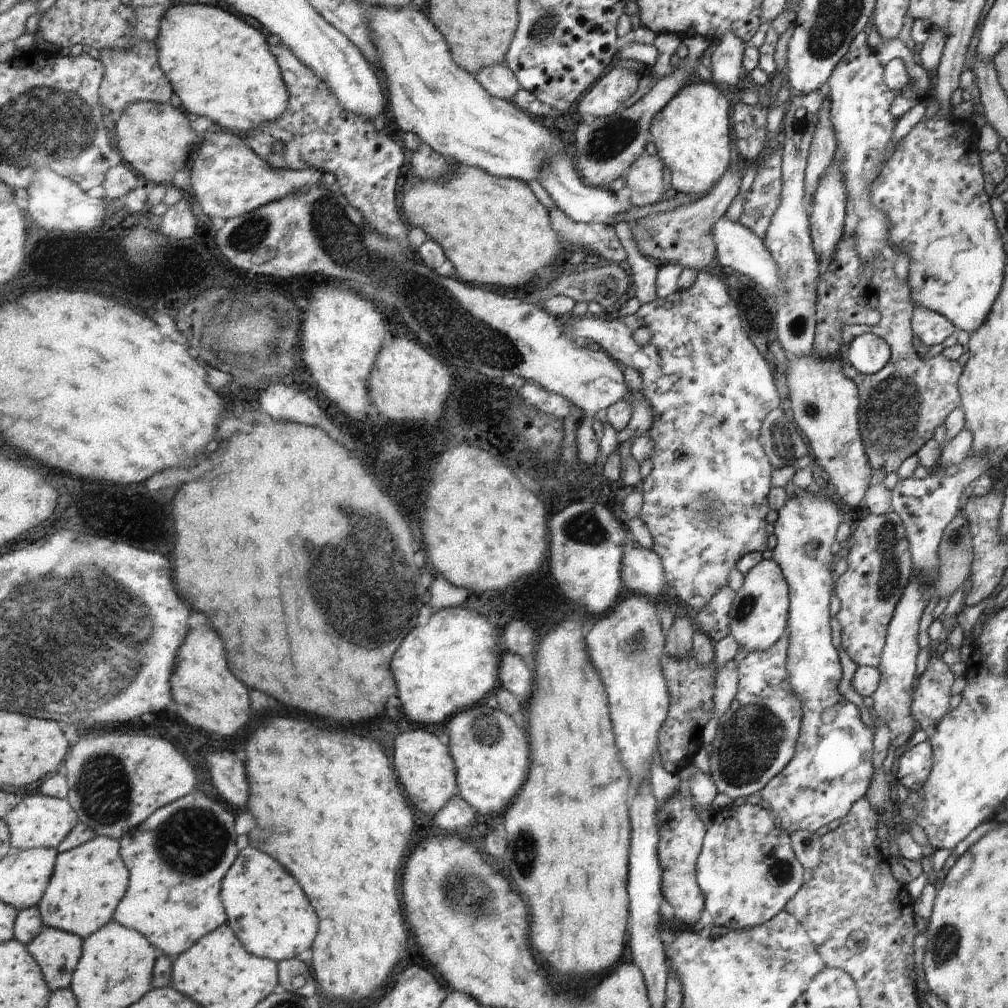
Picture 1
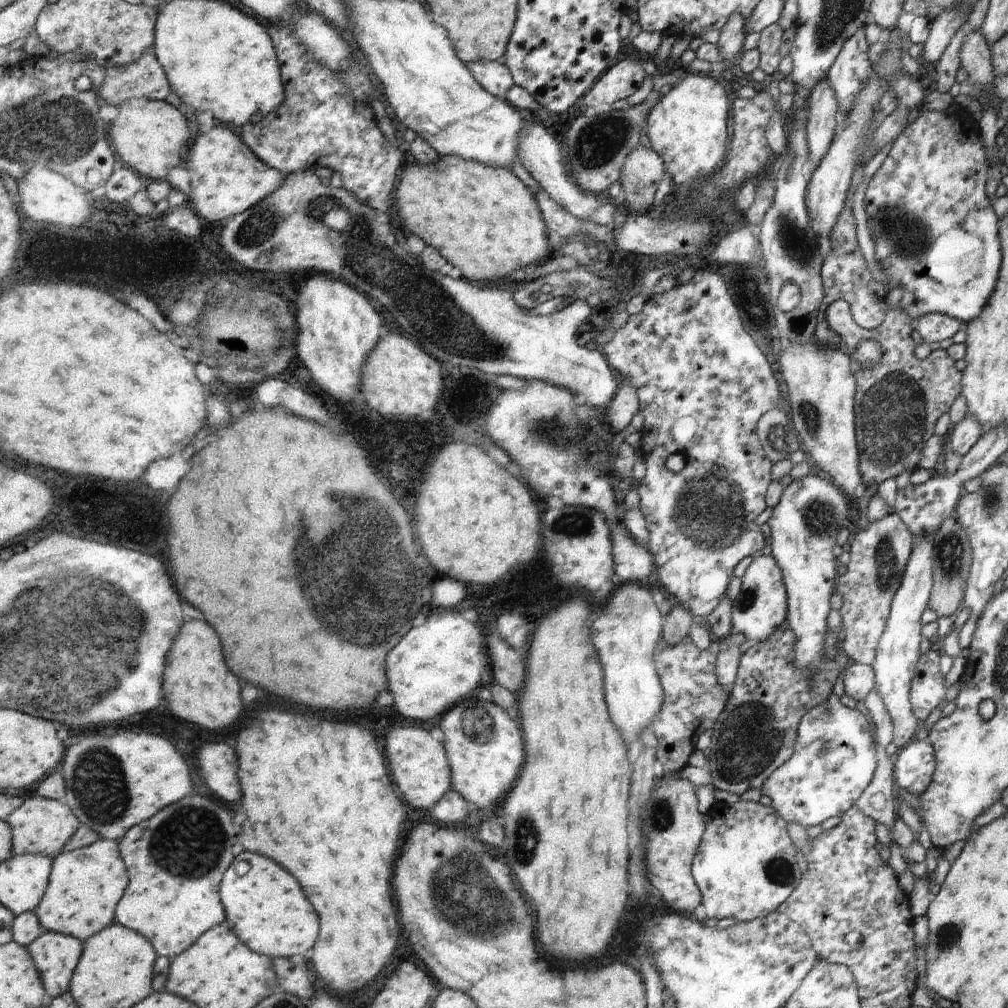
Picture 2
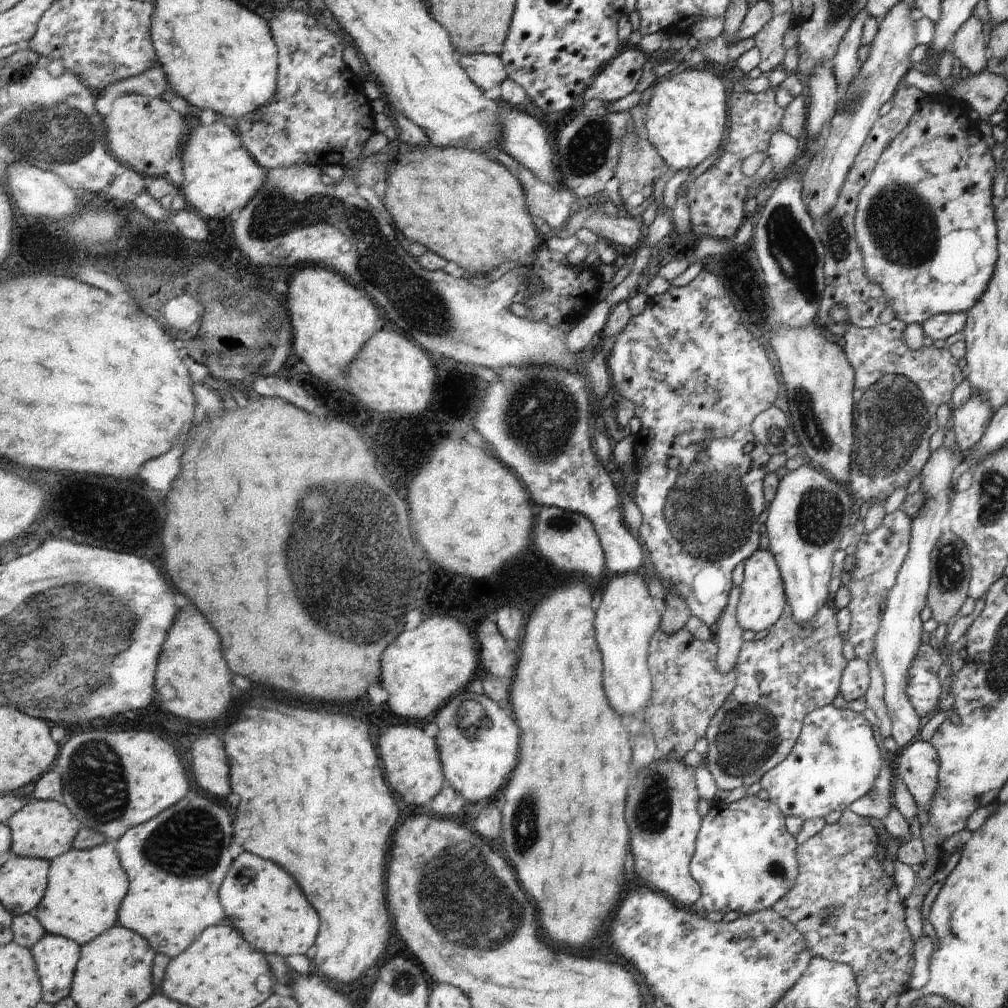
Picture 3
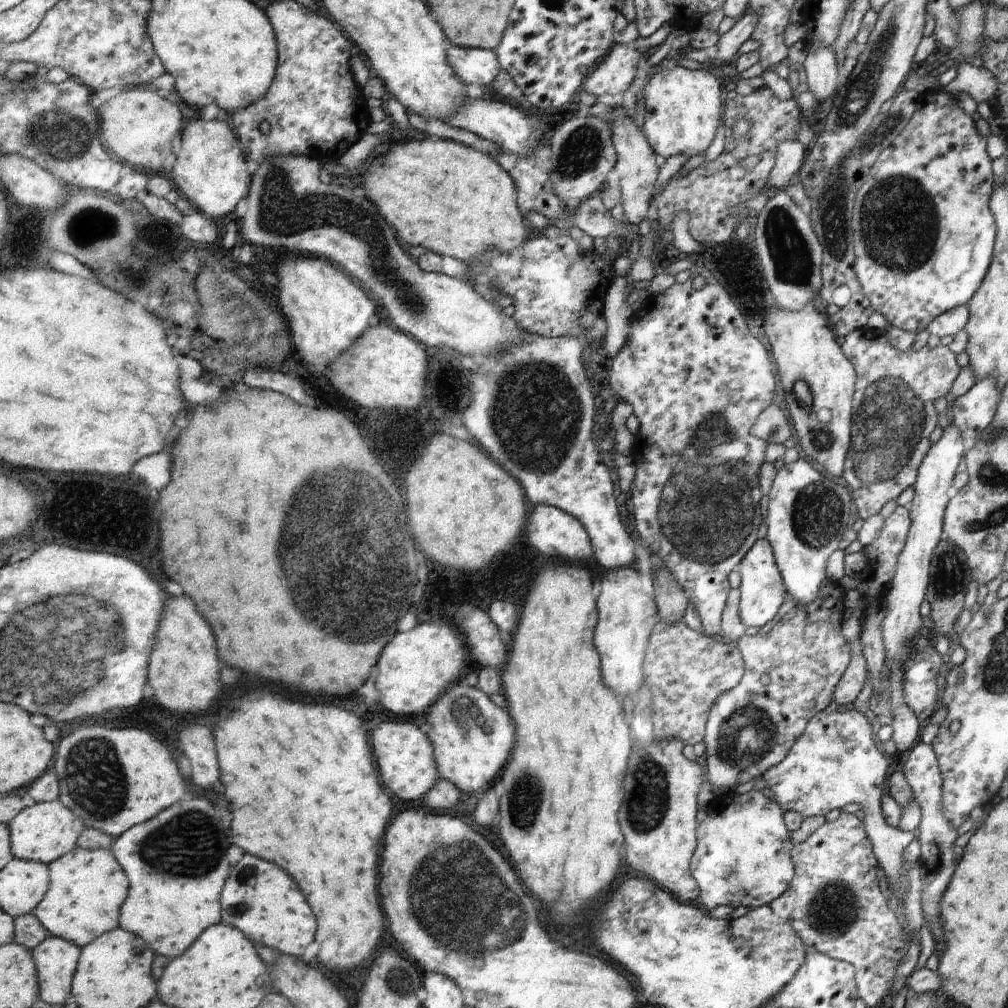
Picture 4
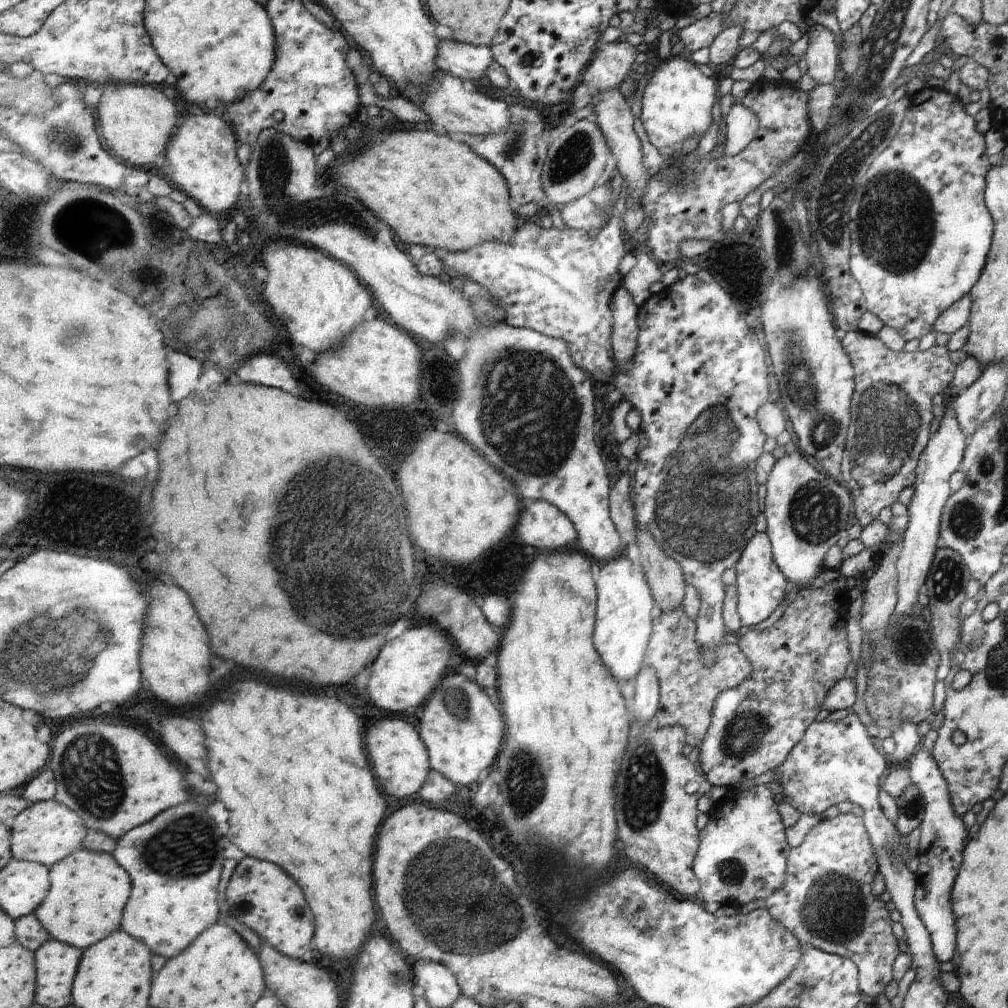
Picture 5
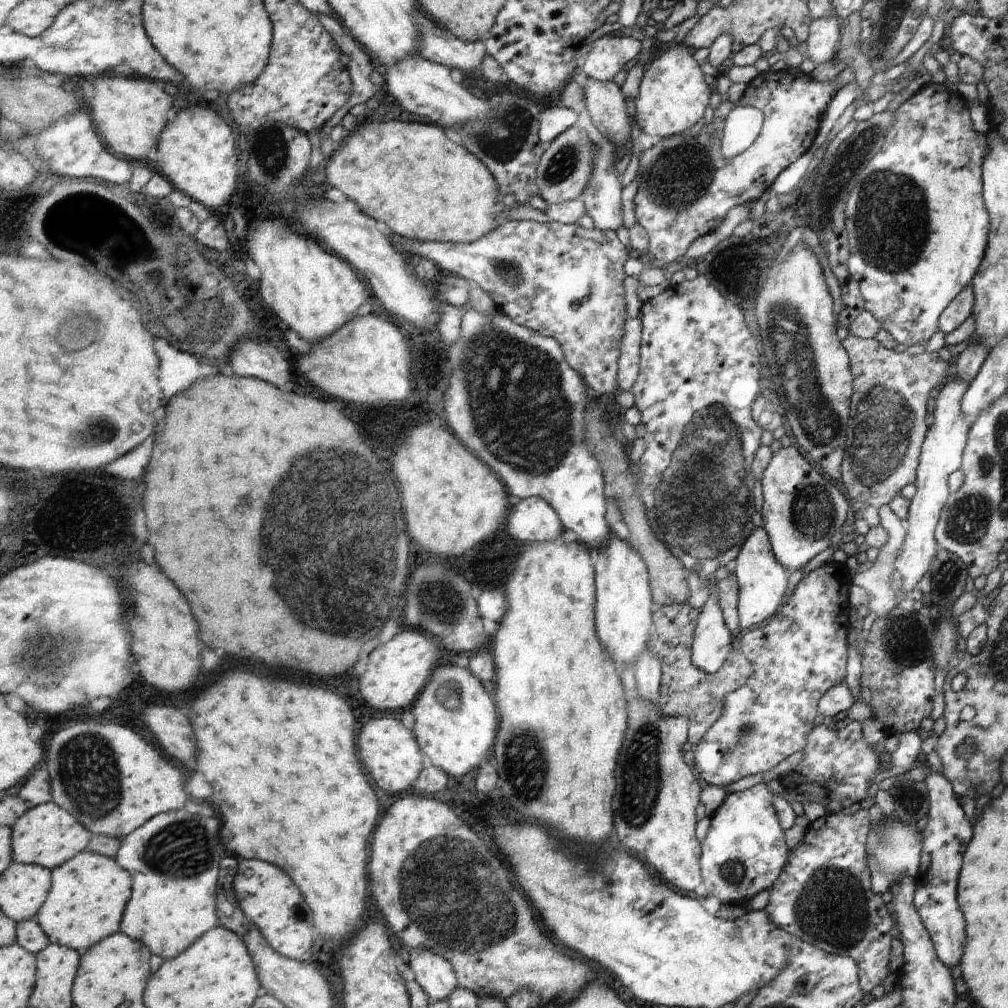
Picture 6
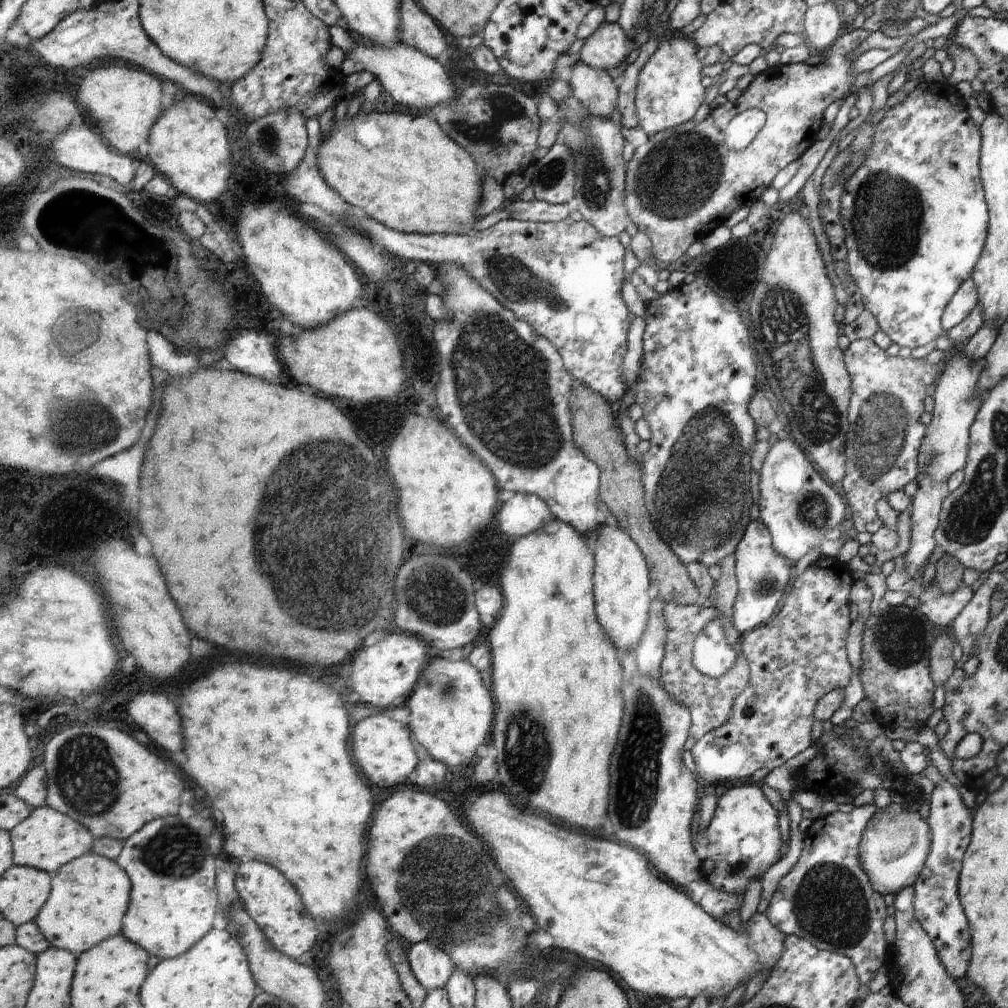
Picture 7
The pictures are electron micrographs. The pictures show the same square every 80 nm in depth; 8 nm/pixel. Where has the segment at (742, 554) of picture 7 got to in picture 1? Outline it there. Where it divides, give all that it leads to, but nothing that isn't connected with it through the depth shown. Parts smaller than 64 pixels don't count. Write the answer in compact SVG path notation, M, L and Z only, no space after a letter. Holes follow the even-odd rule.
M773 559L758 562L744 575L743 586L737 591L729 613L730 636L738 643L738 649L746 650L748 654L770 650L770 646L786 634L789 606L788 582L780 566Z

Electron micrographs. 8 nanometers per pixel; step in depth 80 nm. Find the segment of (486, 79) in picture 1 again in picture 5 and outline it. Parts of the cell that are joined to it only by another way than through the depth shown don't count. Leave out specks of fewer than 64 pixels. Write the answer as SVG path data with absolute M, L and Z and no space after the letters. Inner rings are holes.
M444 39L439 46L437 65L462 80L479 81L487 76L488 69L496 61L492 47Z

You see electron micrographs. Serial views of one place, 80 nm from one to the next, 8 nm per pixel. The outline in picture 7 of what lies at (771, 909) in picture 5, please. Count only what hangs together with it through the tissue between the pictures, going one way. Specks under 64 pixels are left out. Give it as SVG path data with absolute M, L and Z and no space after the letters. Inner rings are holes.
M874 804L853 807L848 813L837 809L826 811L823 817L818 817L803 827L804 849L798 862L790 872L782 878L770 905L765 912L772 926L777 927L786 935L795 935L820 951L846 956L852 960L859 983L868 986L876 977L879 968L885 965L885 956L889 944L885 940L884 922L887 918L887 907L884 896L872 889L870 878L860 866L860 842L862 835L870 822L870 818L879 809Z

